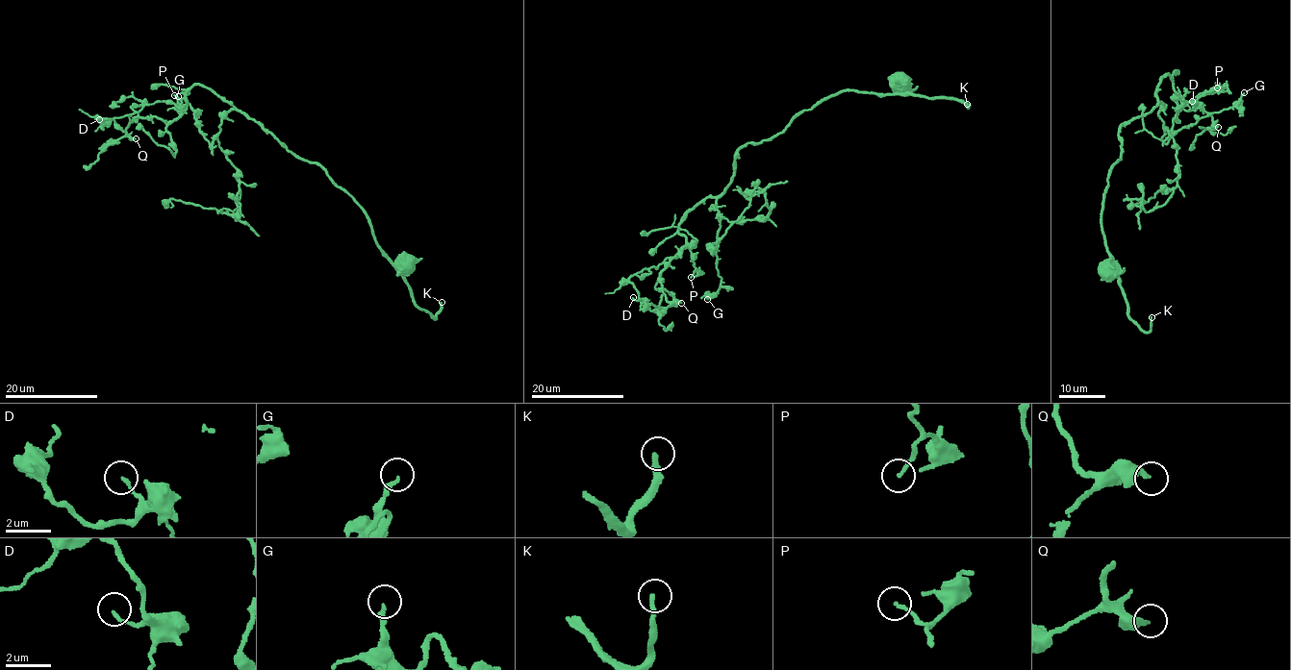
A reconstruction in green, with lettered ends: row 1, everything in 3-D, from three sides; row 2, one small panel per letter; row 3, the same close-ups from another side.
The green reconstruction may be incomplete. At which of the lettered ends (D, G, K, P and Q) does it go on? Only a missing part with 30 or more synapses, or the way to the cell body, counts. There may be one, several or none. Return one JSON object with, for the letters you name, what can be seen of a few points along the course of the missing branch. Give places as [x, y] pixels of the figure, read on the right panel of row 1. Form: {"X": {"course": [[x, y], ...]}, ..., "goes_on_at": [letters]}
{"Q": {"course": [[1218, 127], [1238, 129], [1244, 125], [1257, 127], [1279, 134], [1274, 137]]}, "goes_on_at": ["K", "Q"]}

